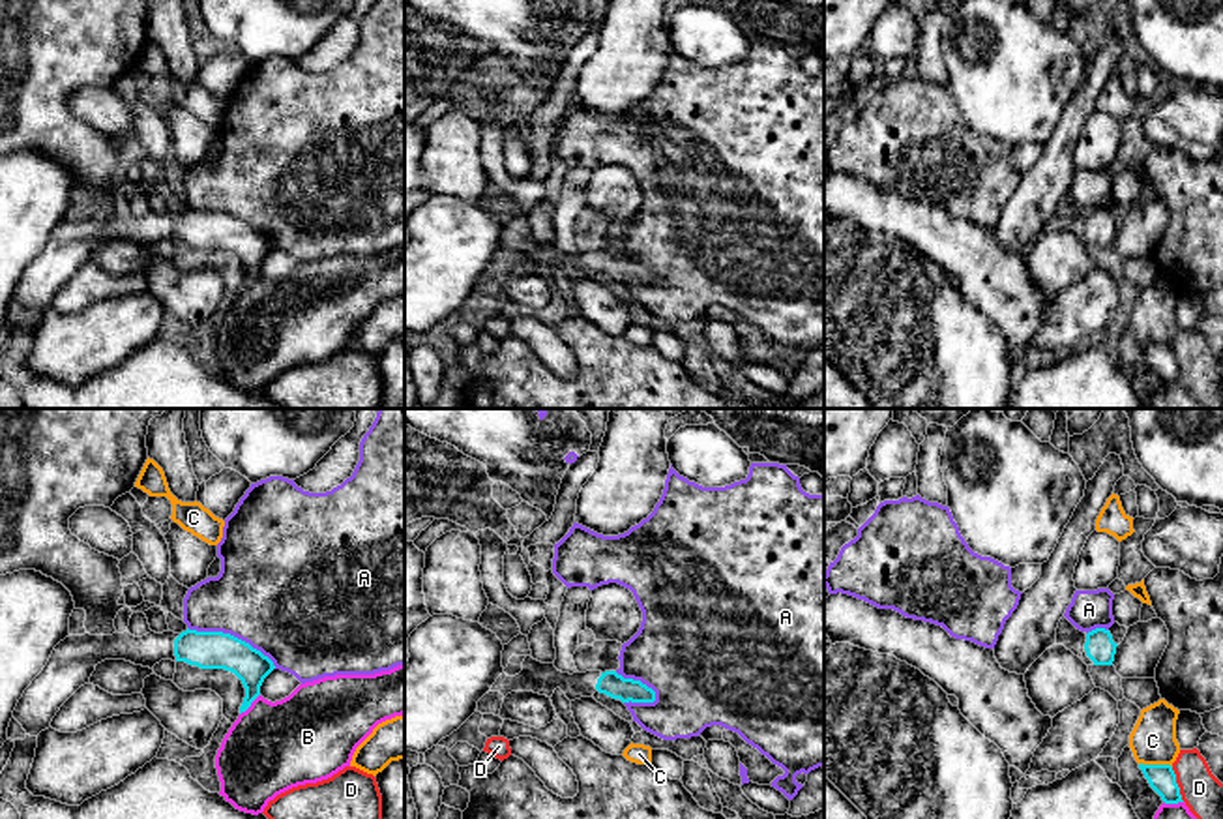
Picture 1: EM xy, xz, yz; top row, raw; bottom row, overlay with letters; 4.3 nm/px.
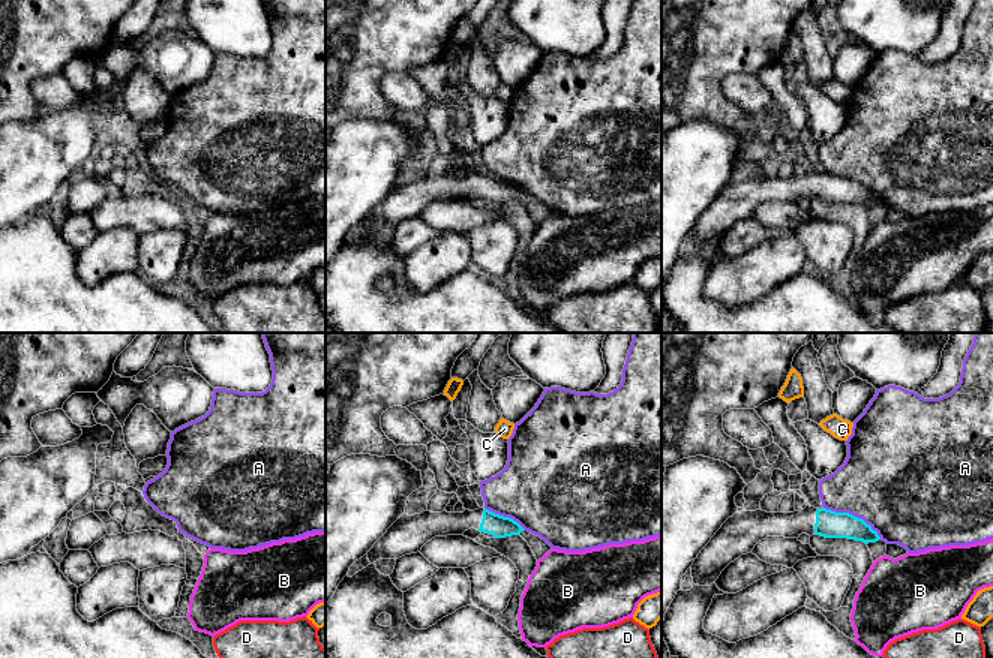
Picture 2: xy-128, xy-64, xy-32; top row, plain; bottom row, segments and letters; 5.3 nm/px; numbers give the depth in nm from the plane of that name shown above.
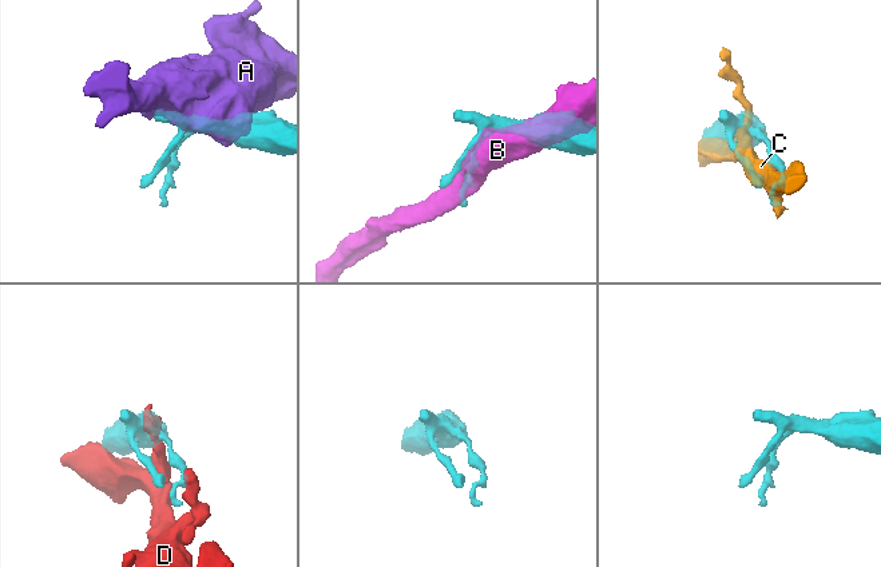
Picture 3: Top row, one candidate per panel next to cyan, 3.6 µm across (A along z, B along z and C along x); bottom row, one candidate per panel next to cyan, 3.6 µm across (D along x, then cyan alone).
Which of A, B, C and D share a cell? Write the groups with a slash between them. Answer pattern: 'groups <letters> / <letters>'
groups A / B / C / D

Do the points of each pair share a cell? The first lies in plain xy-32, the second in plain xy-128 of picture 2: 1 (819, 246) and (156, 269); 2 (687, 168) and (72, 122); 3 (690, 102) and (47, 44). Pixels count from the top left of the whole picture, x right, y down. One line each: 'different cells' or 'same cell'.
1: same cell
2: same cell
3: same cell

